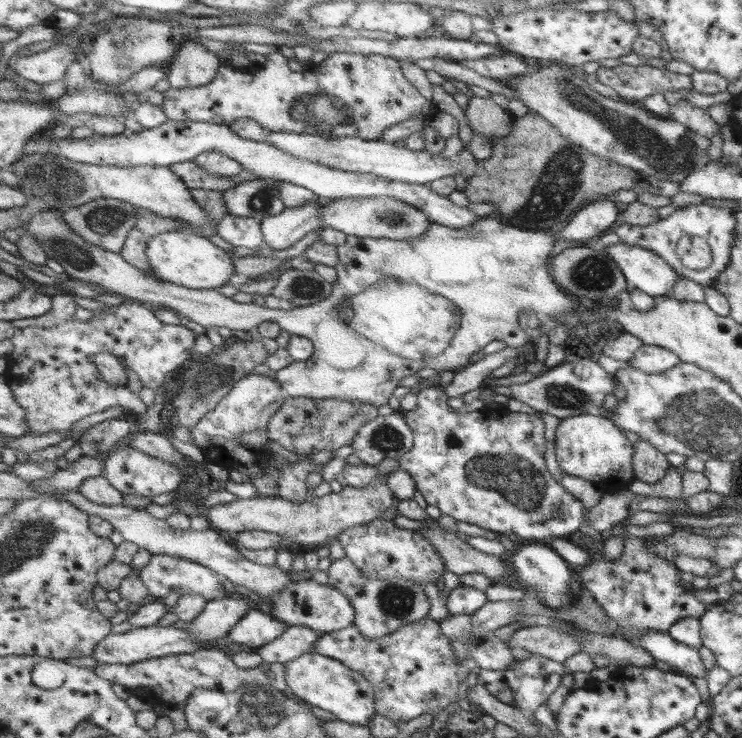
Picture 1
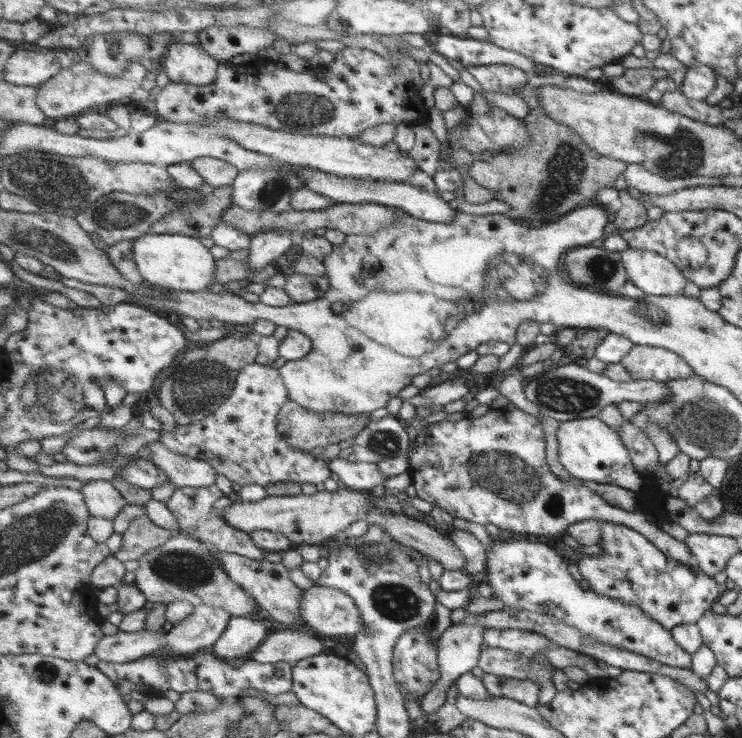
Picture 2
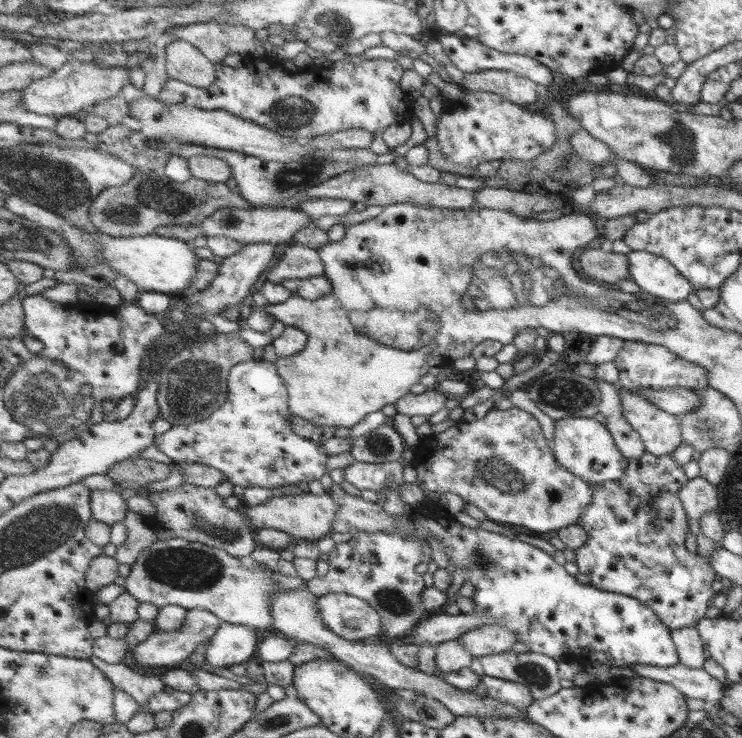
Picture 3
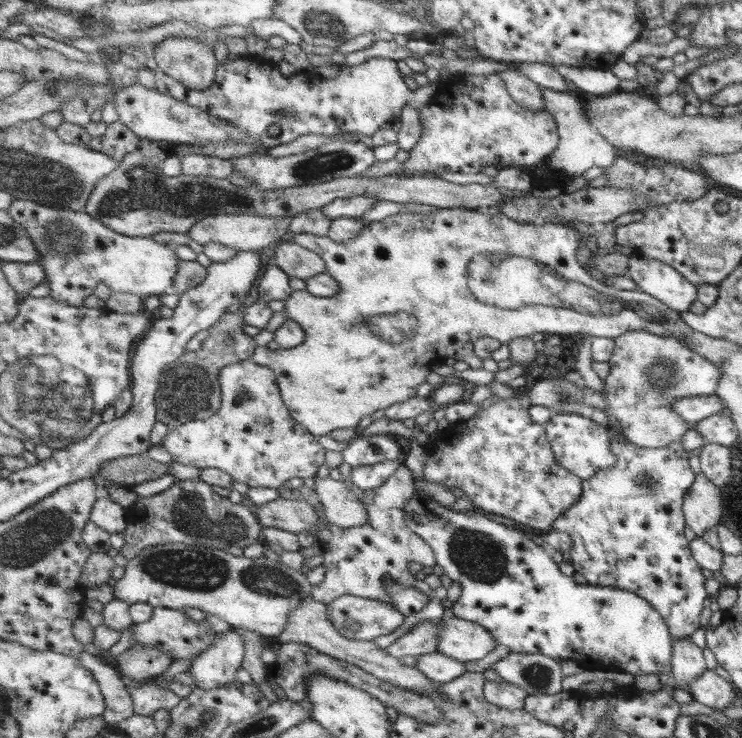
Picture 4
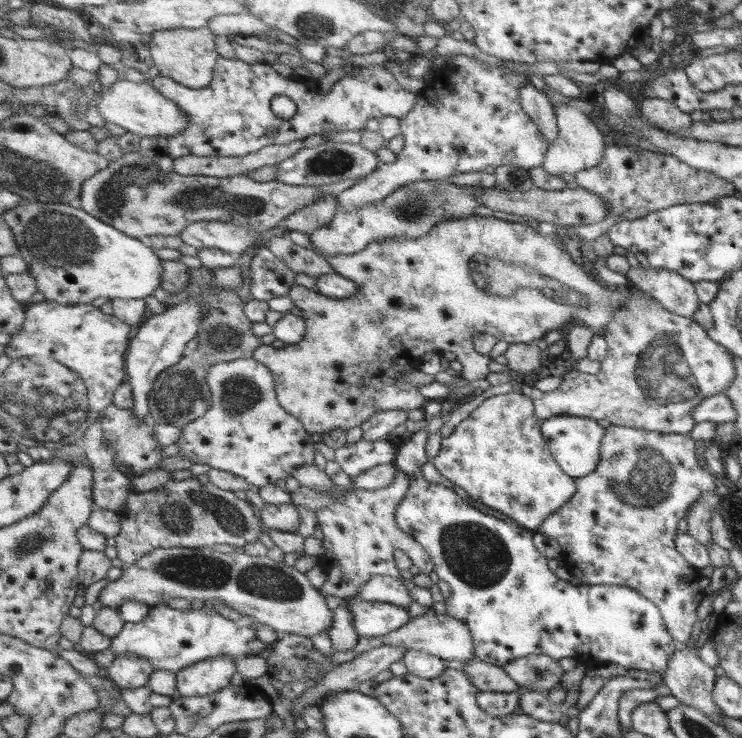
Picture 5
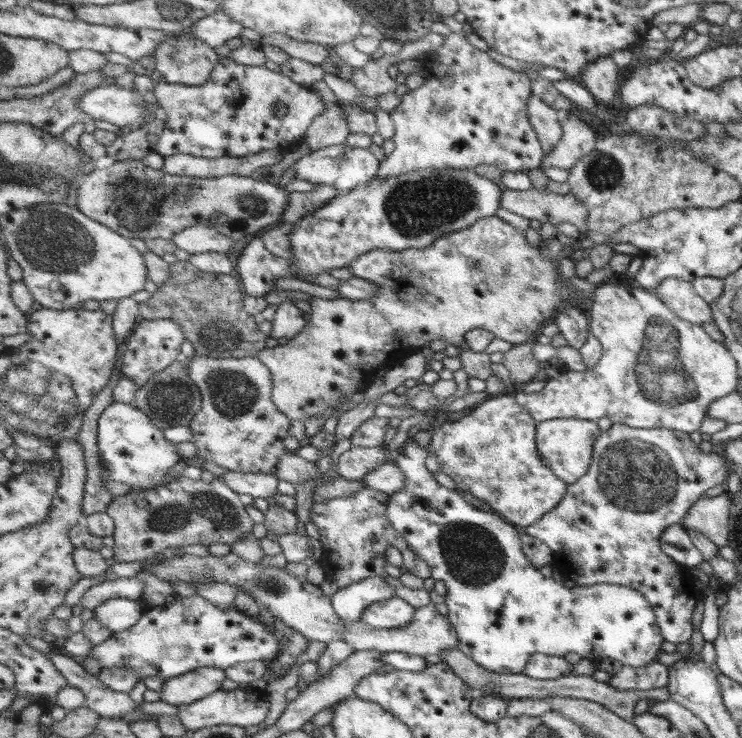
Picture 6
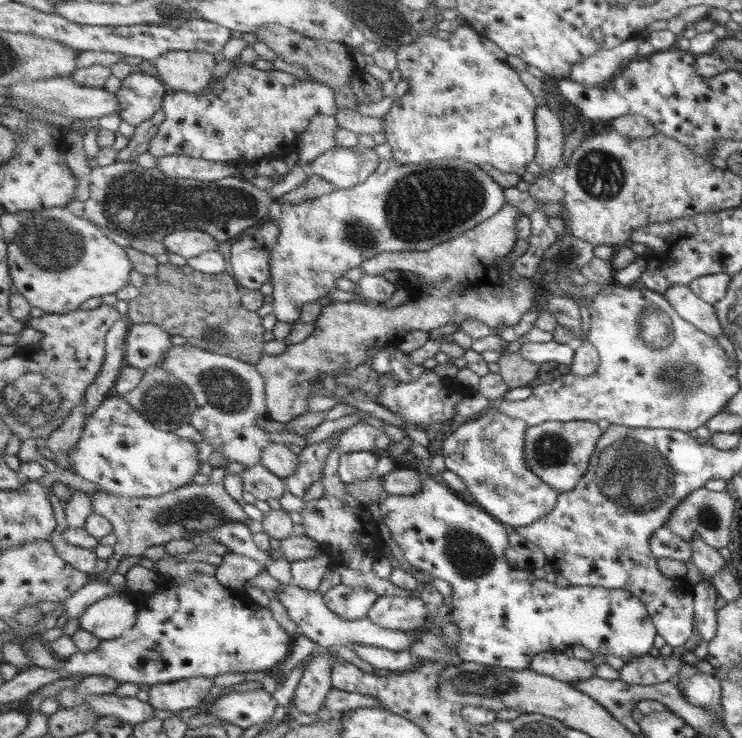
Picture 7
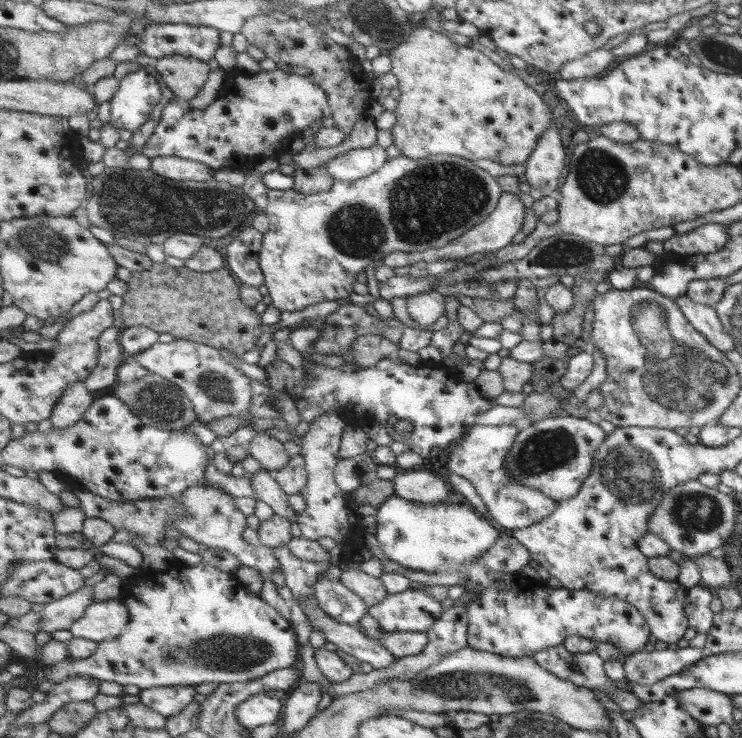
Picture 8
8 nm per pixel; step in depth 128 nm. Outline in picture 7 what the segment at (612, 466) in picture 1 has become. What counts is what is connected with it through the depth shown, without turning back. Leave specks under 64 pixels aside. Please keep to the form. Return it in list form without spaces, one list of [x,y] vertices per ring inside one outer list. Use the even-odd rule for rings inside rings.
[[[584,420],[547,421],[529,426],[526,434],[527,466],[531,466],[539,478],[543,478],[559,493],[571,492],[585,476],[602,434],[597,422]]]

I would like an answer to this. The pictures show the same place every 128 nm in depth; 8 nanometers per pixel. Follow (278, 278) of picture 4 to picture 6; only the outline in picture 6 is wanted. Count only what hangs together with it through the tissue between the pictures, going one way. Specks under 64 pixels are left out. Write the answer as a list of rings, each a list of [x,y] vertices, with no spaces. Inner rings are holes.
[[[261,235],[249,241],[240,254],[236,267],[246,295],[252,297],[267,296],[271,290],[277,289],[277,278],[293,276],[288,260],[272,254]]]

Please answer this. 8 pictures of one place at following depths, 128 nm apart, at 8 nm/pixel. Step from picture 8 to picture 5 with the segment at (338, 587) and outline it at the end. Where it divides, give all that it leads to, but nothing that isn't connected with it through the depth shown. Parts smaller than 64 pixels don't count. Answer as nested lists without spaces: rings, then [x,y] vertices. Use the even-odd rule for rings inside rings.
[[[373,575],[367,583],[359,587],[355,597],[343,598],[334,612],[334,624],[329,634],[331,652],[353,650],[359,642],[359,634],[354,622],[352,603],[354,600],[364,602],[382,601],[397,606],[409,607],[415,600],[409,595],[405,581],[389,575]]]

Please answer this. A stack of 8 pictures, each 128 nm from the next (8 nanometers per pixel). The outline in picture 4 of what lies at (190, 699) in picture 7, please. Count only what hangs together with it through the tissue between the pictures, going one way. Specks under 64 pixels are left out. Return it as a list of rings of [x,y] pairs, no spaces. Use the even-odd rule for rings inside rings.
[[[232,630],[220,634],[220,640],[209,649],[203,650],[189,668],[197,688],[213,690],[237,683],[237,670],[243,664],[245,644],[243,638]]]

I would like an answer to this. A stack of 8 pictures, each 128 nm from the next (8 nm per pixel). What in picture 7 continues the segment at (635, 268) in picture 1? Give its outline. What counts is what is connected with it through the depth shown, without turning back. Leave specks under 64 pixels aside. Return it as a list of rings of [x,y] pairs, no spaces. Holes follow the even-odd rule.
[[[687,285],[669,286],[662,294],[685,322],[713,339],[722,336],[722,328],[715,316],[713,306],[695,296]]]

